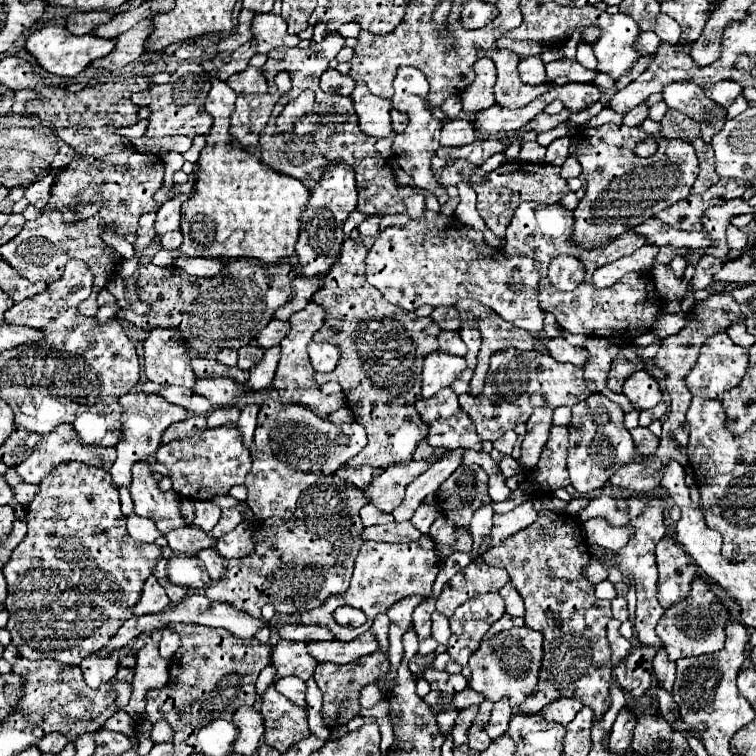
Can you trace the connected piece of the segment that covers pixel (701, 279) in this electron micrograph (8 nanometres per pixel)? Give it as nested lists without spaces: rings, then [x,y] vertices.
[[[710,255],[700,257],[700,261],[698,261],[696,269],[694,269],[694,277],[690,279],[692,289],[694,291],[706,289],[712,283],[712,277],[720,269],[720,265],[722,265],[722,259],[716,259],[716,257],[710,257]]]

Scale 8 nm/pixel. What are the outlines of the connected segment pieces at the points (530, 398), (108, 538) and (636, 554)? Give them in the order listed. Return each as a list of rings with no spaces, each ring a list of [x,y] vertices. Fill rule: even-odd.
[[[502,349],[490,357],[490,369],[486,375],[482,395],[474,397],[464,393],[458,397],[460,407],[472,417],[480,439],[496,441],[506,431],[514,429],[516,423],[526,423],[532,411],[540,405],[544,407],[574,407],[580,401],[586,401],[592,393],[584,383],[582,369],[570,363],[558,363],[550,355],[540,351],[520,351],[520,349]]]
[[[70,461],[67,463],[59,464],[54,467],[51,472],[42,479],[40,483],[40,490],[34,501],[30,503],[28,507],[28,535],[20,541],[20,545],[12,551],[12,557],[8,559],[8,563],[2,567],[2,573],[6,577],[6,583],[8,583],[8,597],[6,597],[6,609],[10,613],[10,619],[8,619],[8,625],[6,629],[10,631],[12,635],[12,645],[18,649],[18,653],[26,659],[44,659],[44,657],[50,657],[50,659],[56,659],[56,661],[62,661],[66,665],[80,665],[82,659],[86,659],[88,655],[96,653],[100,647],[104,647],[112,637],[114,633],[122,627],[124,621],[128,621],[132,617],[132,607],[140,601],[140,595],[142,595],[142,585],[144,581],[152,575],[154,567],[160,563],[162,559],[162,549],[154,543],[138,543],[134,541],[128,531],[126,531],[126,517],[124,513],[120,511],[120,499],[118,499],[118,489],[116,485],[112,483],[112,477],[108,471],[100,469],[100,467],[94,467],[94,465],[86,465],[86,463],[78,463],[78,461]],[[92,521],[116,521],[116,525],[100,525],[100,527],[90,527]]]
[[[648,501],[646,503],[646,511],[630,521],[630,527],[634,527],[636,535],[634,539],[628,541],[626,547],[622,547],[616,553],[614,563],[626,573],[632,575],[636,581],[637,605],[636,619],[634,619],[634,627],[656,627],[658,619],[664,615],[664,609],[660,607],[658,599],[656,599],[656,579],[658,579],[658,571],[656,571],[656,561],[654,561],[654,547],[656,543],[664,537],[666,533],[666,525],[664,525],[664,517],[666,517],[666,507],[662,501]]]

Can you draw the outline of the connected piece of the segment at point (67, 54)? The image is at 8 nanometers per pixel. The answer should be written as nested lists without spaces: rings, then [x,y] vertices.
[[[48,25],[48,27],[36,31],[28,37],[26,51],[36,57],[38,65],[44,67],[44,71],[54,73],[54,75],[62,75],[62,77],[76,77],[92,61],[112,53],[114,45],[116,45],[116,39],[104,39],[104,37],[96,37],[92,33],[88,33],[88,35],[70,35],[70,31],[66,27]]]

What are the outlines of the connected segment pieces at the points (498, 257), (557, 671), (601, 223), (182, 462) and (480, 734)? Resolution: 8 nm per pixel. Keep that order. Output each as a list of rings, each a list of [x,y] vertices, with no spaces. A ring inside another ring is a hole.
[[[426,211],[424,221],[404,227],[386,227],[366,257],[368,283],[380,289],[386,301],[414,311],[428,303],[432,307],[454,305],[460,299],[476,299],[496,311],[504,321],[538,335],[544,329],[544,311],[538,307],[538,281],[530,257],[506,257],[500,249],[484,245],[482,233],[460,223],[456,217]],[[464,251],[470,251],[470,261]]]
[[[538,511],[538,519],[504,539],[500,545],[490,547],[482,553],[482,559],[488,565],[494,567],[504,567],[512,569],[512,579],[510,583],[514,589],[518,589],[520,597],[524,599],[526,605],[526,625],[530,629],[542,631],[544,635],[544,659],[542,659],[542,673],[538,681],[538,689],[530,699],[526,699],[520,707],[518,713],[540,713],[540,709],[558,699],[558,697],[576,697],[590,709],[594,709],[594,719],[602,717],[602,713],[610,705],[610,695],[608,687],[612,683],[612,669],[610,669],[610,645],[606,641],[606,623],[612,619],[612,607],[610,601],[598,599],[594,595],[594,585],[586,579],[586,565],[590,563],[590,553],[586,547],[582,523],[576,517],[570,517],[566,513],[554,513],[554,511]]]
[[[614,123],[598,129],[578,129],[572,135],[570,155],[582,165],[586,179],[586,195],[574,211],[574,231],[570,239],[580,249],[592,251],[606,247],[618,235],[690,195],[698,177],[698,159],[692,143],[686,139],[662,139],[652,157],[638,157],[634,149],[638,141],[646,137],[638,127]]]
[[[232,423],[208,429],[188,439],[166,443],[156,451],[156,461],[170,471],[172,489],[192,501],[210,501],[216,495],[226,495],[230,487],[244,483],[244,477],[252,467],[250,453],[244,449],[240,433]]]
[[[490,701],[480,703],[478,715],[476,715],[474,723],[468,729],[468,745],[474,747],[476,751],[484,751],[492,743],[492,739],[484,731],[484,727],[488,725],[488,719],[490,719],[490,711],[492,711],[492,703]]]

